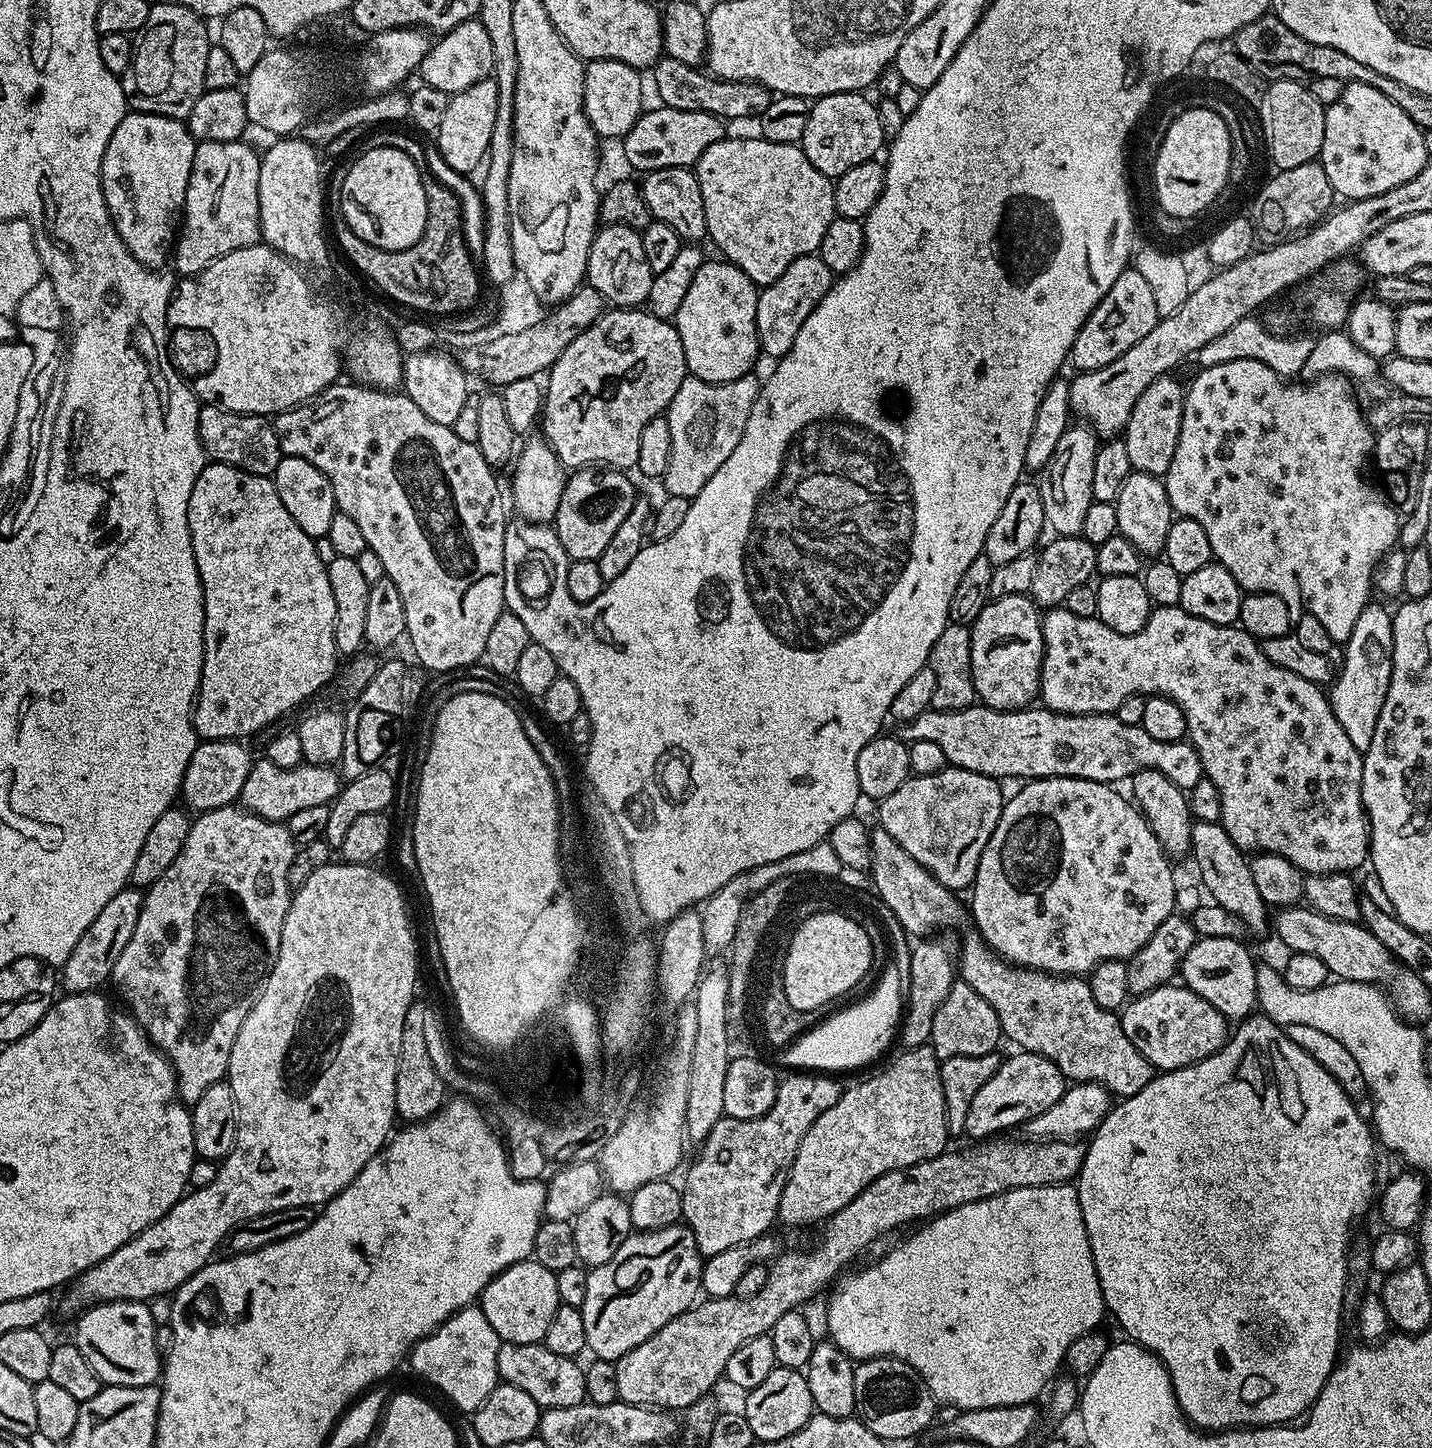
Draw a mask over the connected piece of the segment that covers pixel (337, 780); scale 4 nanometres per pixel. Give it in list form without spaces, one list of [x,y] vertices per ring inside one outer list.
[[[260,758],[253,763],[250,774],[246,776],[239,803],[256,816],[287,822],[291,816],[298,814],[298,810],[322,806],[335,800],[341,787],[341,777],[331,767],[323,764],[302,763],[297,768],[283,768],[274,766],[274,762],[267,758]]]

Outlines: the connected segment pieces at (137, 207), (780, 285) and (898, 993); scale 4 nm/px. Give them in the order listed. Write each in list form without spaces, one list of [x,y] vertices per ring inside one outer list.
[[[132,110],[106,146],[100,181],[112,224],[130,254],[147,268],[163,269],[173,255],[197,143],[185,121]]]
[[[813,254],[794,258],[777,280],[759,289],[756,329],[760,351],[765,357],[779,358],[790,350],[790,346],[794,346],[794,337],[798,335],[798,330],[802,330],[802,322],[806,322],[806,318],[810,318],[810,310],[826,298],[826,290],[830,290],[833,279],[830,266],[822,262],[820,255]]]
[[[892,962],[885,963],[884,968],[879,971],[879,974],[877,975],[877,982],[874,986],[874,988],[864,997],[862,997],[860,1000],[848,1005],[846,1008],[834,1013],[832,1016],[828,1017],[826,1020],[820,1021],[818,1023],[815,1023],[812,1025],[811,1028],[809,1028],[807,1031],[805,1031],[802,1035],[799,1036],[798,1039],[792,1041],[788,1045],[787,1048],[783,1049],[783,1052],[780,1054],[780,1062],[782,1065],[790,1066],[789,1069],[792,1070],[807,1070],[811,1072],[839,1072],[838,1070],[852,1070],[854,1068],[860,1068],[872,1061],[874,1061],[876,1058],[880,1057],[888,1048],[888,1046],[893,1044],[896,1038],[896,1031],[899,1027],[899,1024],[902,1020],[903,1015],[903,1009],[904,1009],[904,974],[900,965],[900,968],[896,964],[892,964]]]

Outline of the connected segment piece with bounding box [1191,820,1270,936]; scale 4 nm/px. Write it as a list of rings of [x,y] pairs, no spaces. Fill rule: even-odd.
[[[1195,821],[1191,828],[1191,855],[1200,872],[1202,882],[1209,890],[1213,903],[1242,918],[1251,935],[1262,935],[1270,928],[1270,910],[1254,883],[1251,863],[1245,853],[1234,846],[1233,840],[1220,824]]]

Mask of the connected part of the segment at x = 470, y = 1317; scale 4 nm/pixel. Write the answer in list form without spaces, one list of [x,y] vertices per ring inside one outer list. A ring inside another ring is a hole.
[[[479,1306],[458,1310],[442,1326],[438,1326],[426,1338],[413,1346],[410,1353],[412,1368],[424,1380],[429,1380],[450,1403],[465,1414],[476,1412],[500,1380],[498,1374],[498,1350],[500,1335],[486,1322],[486,1314]]]

